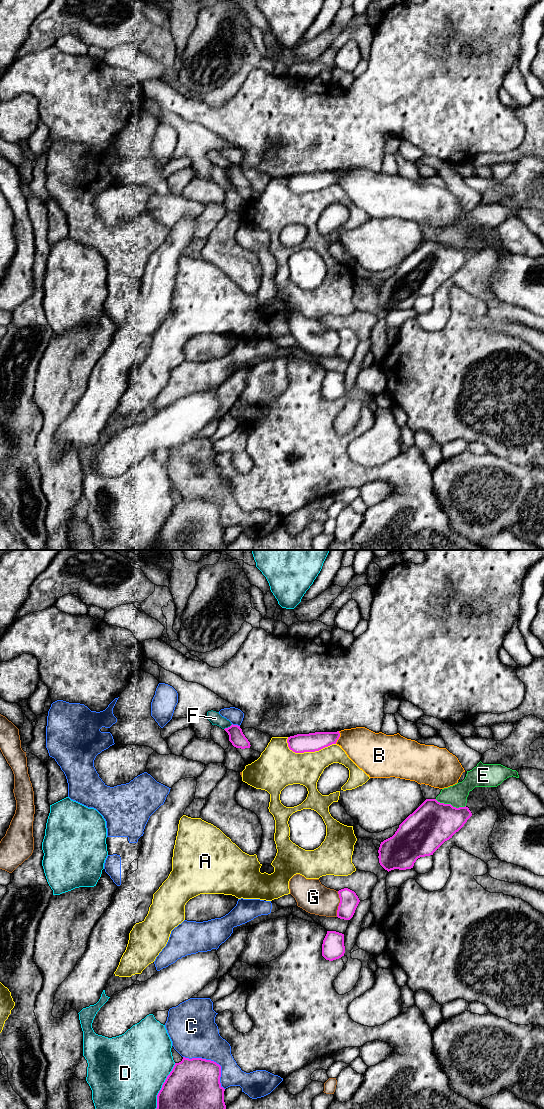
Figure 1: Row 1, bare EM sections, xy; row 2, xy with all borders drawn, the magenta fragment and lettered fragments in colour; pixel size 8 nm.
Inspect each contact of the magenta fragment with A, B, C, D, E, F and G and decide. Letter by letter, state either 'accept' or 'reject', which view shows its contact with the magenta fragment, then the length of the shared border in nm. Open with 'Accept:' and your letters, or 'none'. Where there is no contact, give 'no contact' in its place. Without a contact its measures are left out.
Accept: none
A: reject; contact in xy; length 400 nm
B: reject; contact in xy; length 110 nm
C: reject; contact in xy; length 420 nm
D: reject; contact in xy; length 400 nm
E: reject; contact in xy; length 260 nm
F: reject; contact in xy; length 80 nm
G: reject; contact in xy; length 200 nm

